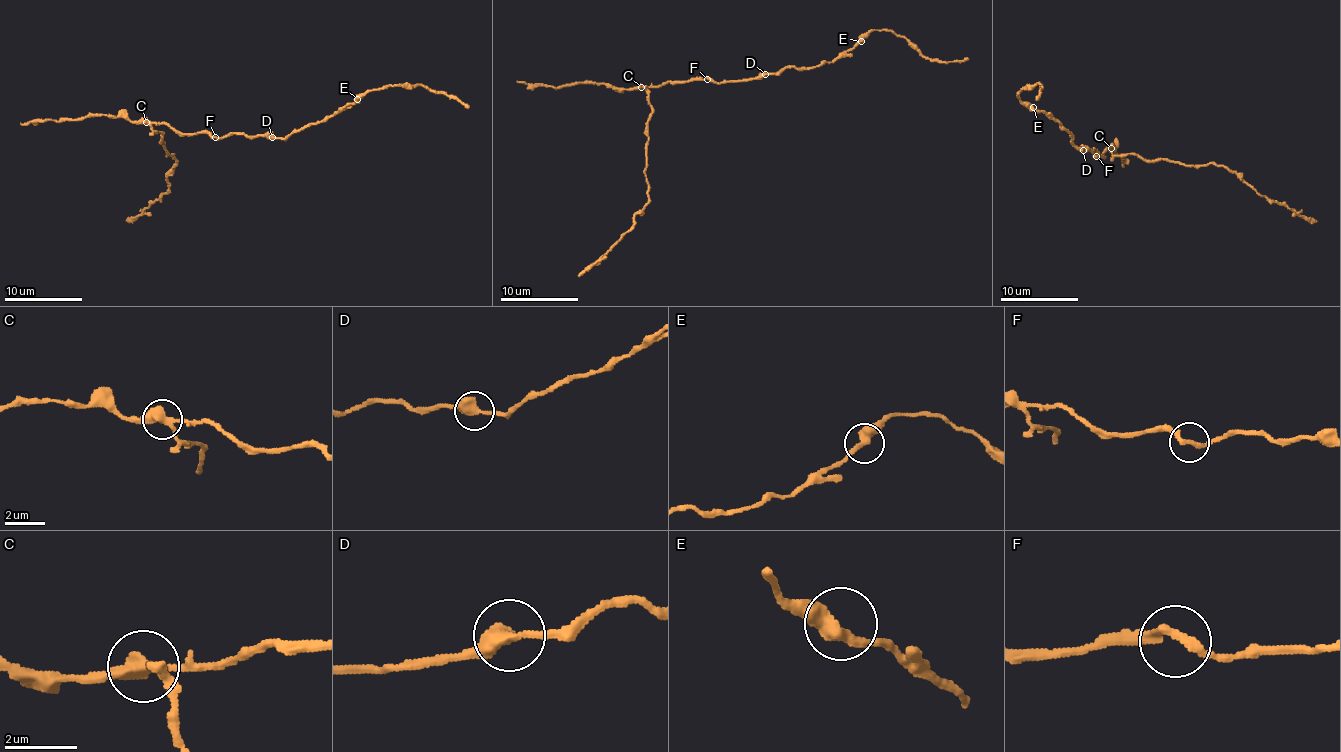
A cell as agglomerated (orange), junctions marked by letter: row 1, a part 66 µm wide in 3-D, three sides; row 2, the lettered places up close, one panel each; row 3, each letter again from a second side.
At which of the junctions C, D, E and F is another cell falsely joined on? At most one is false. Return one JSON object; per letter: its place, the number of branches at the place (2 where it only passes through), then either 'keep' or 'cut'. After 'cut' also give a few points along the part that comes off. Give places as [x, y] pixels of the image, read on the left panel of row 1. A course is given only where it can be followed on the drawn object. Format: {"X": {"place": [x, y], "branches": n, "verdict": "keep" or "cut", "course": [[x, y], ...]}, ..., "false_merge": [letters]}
{"C": {"place": [146, 122], "branches": 3, "verdict": "cut", "course": [[146, 122], [162, 133], [166, 151], [176, 161], [167, 177], [166, 193], [137, 216], [125, 220]]}, "D": {"place": [272, 137], "branches": 2, "verdict": "keep"}, "E": {"place": [357, 99], "branches": 2, "verdict": "keep"}, "F": {"place": [215, 137], "branches": 2, "verdict": "keep"}, "false_merge": ["C"]}

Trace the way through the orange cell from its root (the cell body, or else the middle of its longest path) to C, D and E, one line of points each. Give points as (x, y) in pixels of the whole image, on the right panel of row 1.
C: (1094, 156), (1097, 153), (1102, 157), (1103, 151), (1111, 148)
D: (1094, 156), (1098, 152), (1093, 148), (1090, 151), (1083, 150)
E: (1094, 156), (1098, 152), (1093, 148), (1083, 151), (1054, 119), (1033, 107)

